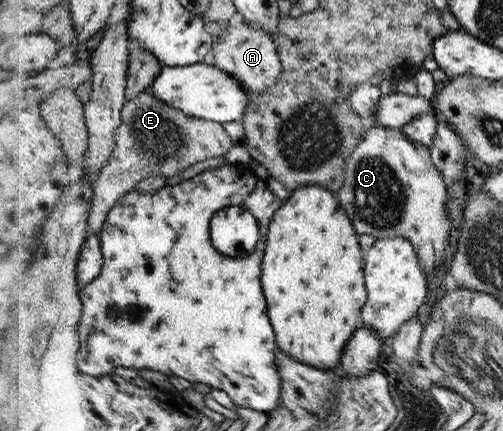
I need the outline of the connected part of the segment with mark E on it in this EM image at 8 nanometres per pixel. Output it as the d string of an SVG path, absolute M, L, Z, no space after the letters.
M142 90L138 98L128 99L123 109L124 121L118 128L114 157L95 183L96 198L90 215L90 232L98 235L105 230L110 213L132 190L154 175L180 176L192 165L225 156L237 141L223 123L192 117L185 111L158 98L154 91Z

